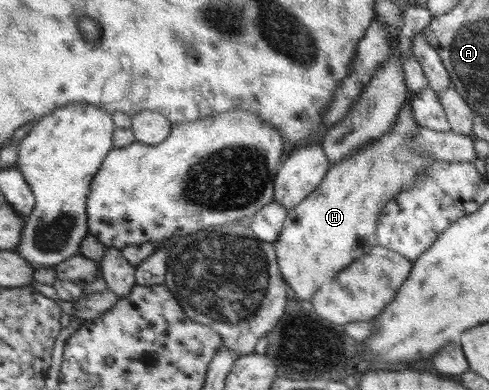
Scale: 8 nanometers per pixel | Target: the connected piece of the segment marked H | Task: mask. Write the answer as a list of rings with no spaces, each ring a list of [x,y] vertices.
[[[409,100],[403,102],[391,127],[392,130],[383,134],[378,142],[363,146],[363,148],[355,150],[353,154],[329,165],[325,176],[316,186],[316,189],[286,212],[285,221],[283,221],[283,226],[277,234],[273,248],[277,258],[279,275],[293,290],[297,302],[309,300],[321,284],[331,281],[341,269],[363,254],[367,254],[367,251],[375,245],[375,223],[379,209],[399,189],[405,189],[413,183],[415,171],[417,173],[425,172],[425,167],[433,161],[425,154],[421,156],[415,150],[409,150],[408,142],[416,134],[416,128],[421,128],[411,114],[411,102]]]

